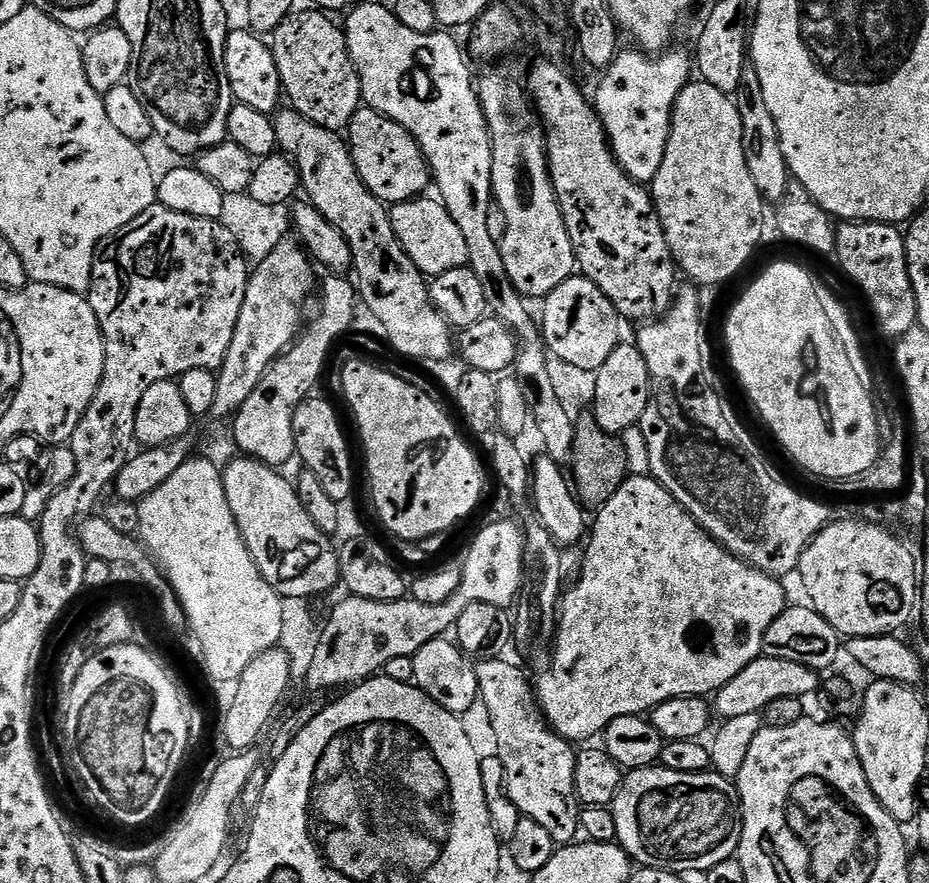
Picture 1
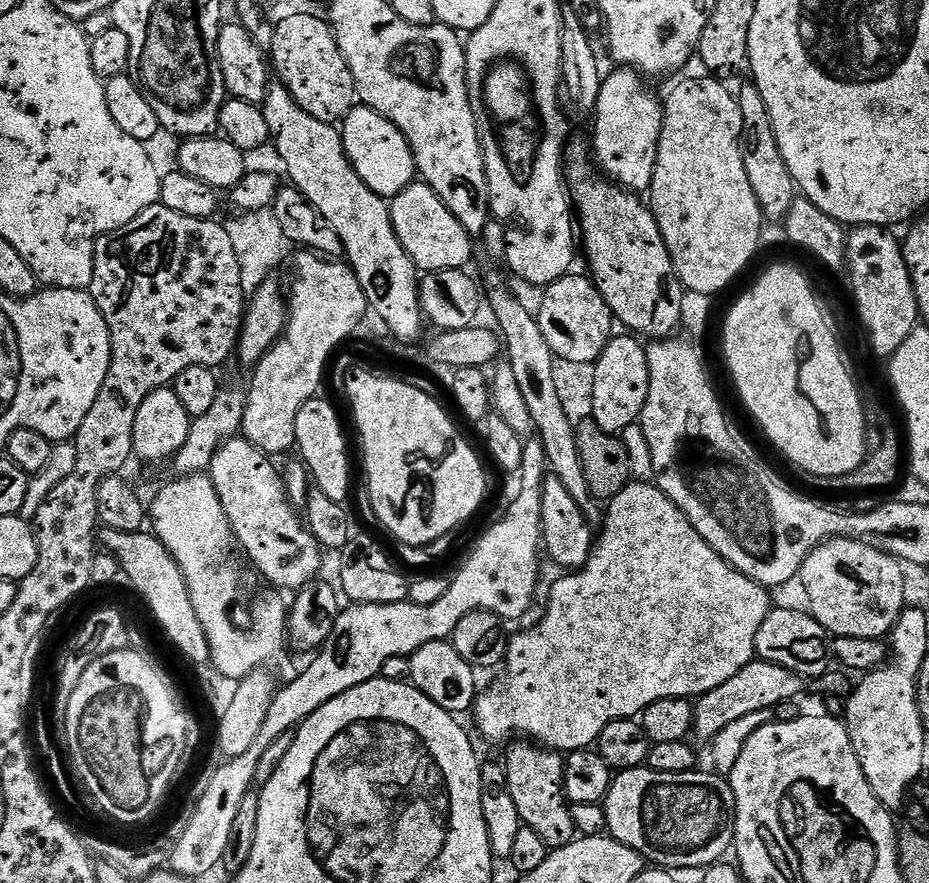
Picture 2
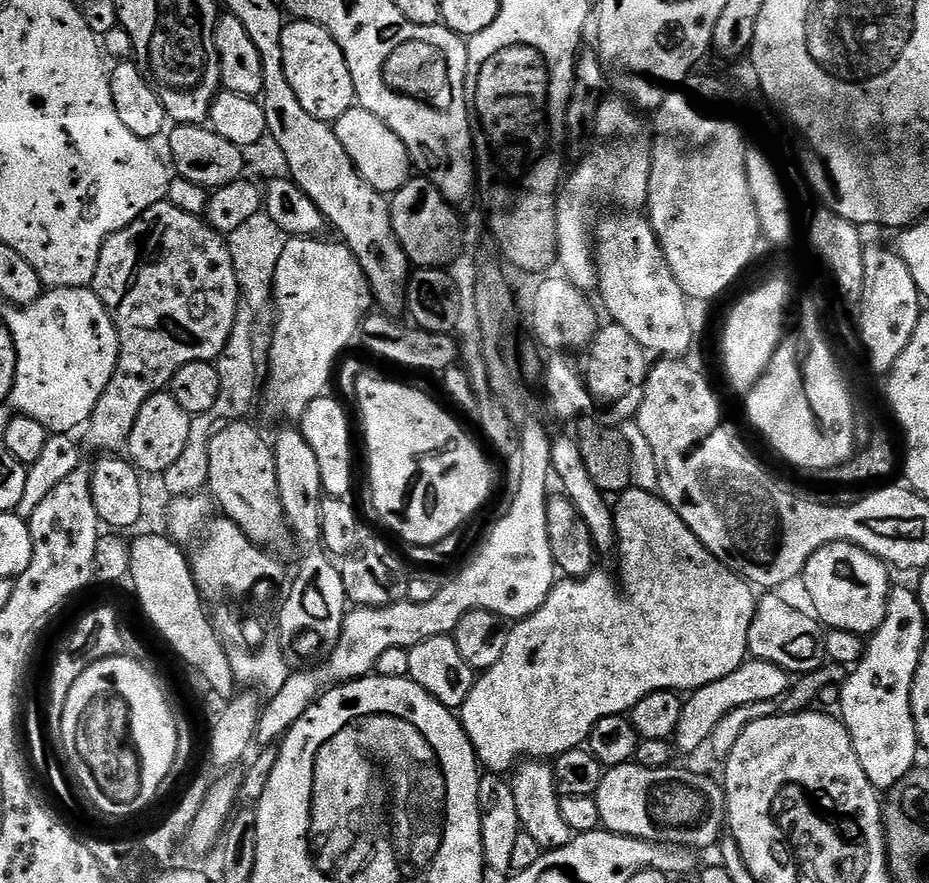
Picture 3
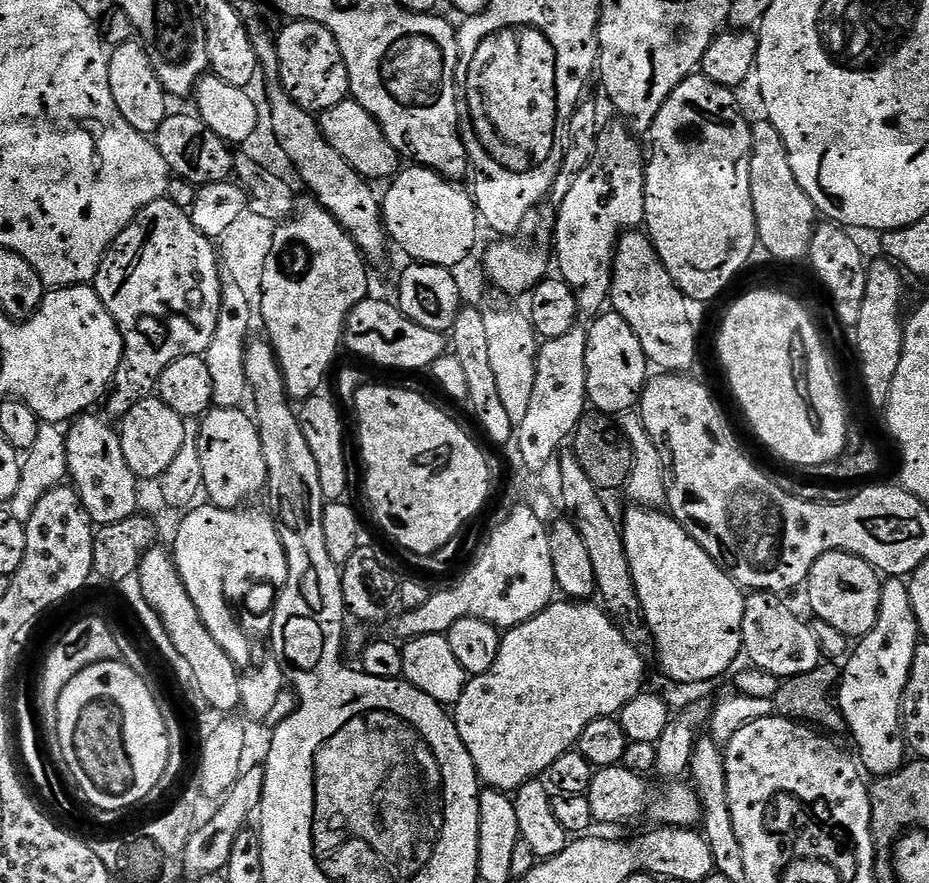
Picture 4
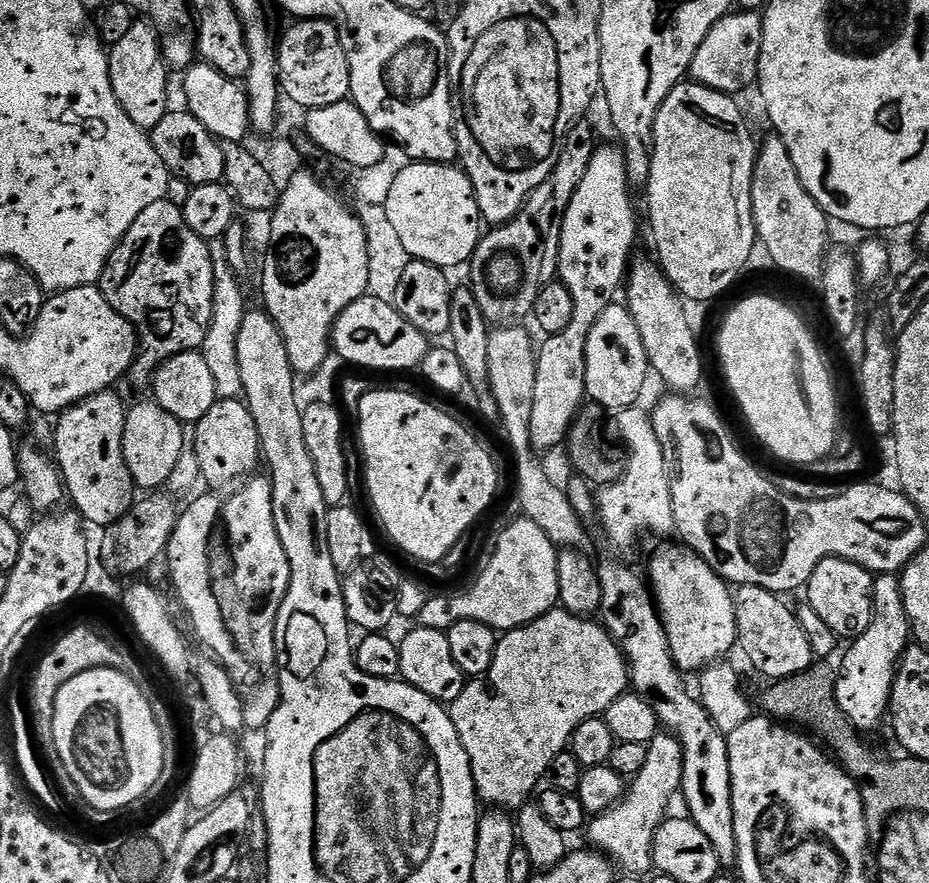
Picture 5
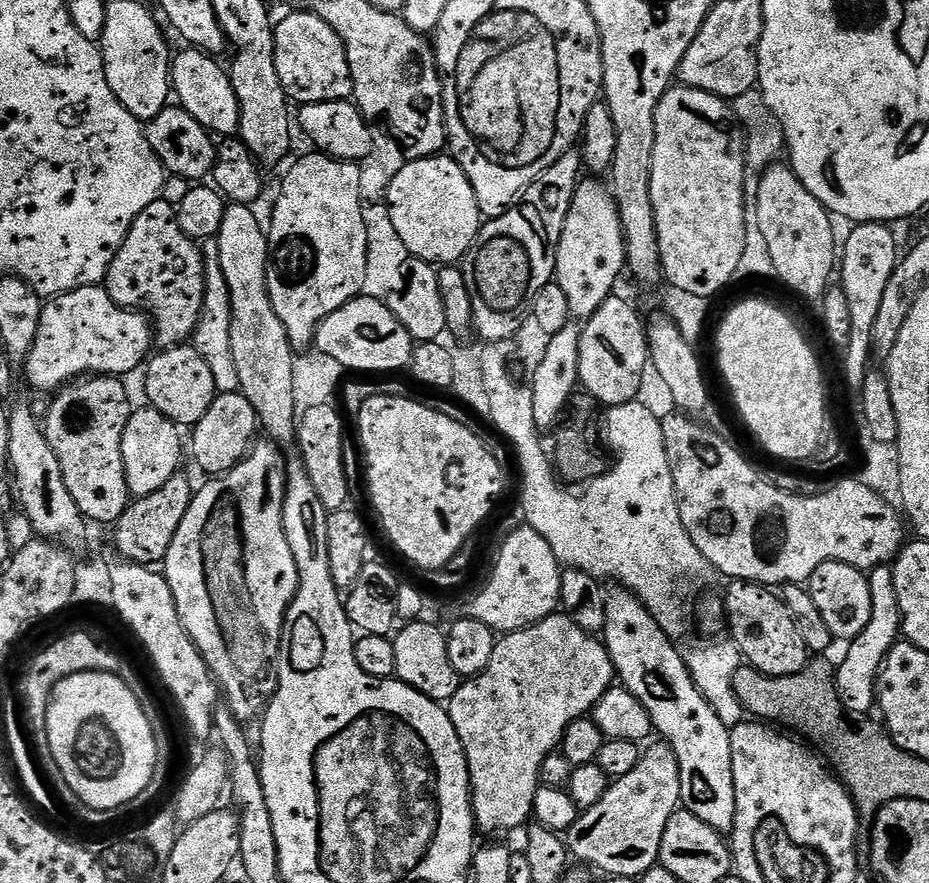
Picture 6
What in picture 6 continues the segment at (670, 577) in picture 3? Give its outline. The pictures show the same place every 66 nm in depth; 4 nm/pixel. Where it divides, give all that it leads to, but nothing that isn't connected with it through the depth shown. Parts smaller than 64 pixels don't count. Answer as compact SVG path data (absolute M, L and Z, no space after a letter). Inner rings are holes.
M563 614L547 616L529 628L509 632L497 639L488 671L465 679L446 704L446 718L452 723L452 731L460 739L461 749L468 759L472 813L481 833L512 832L515 828L523 829L533 819L534 794L542 787L542 762L559 749L570 722L591 713L602 694L613 687L615 676L616 667L603 643Z

